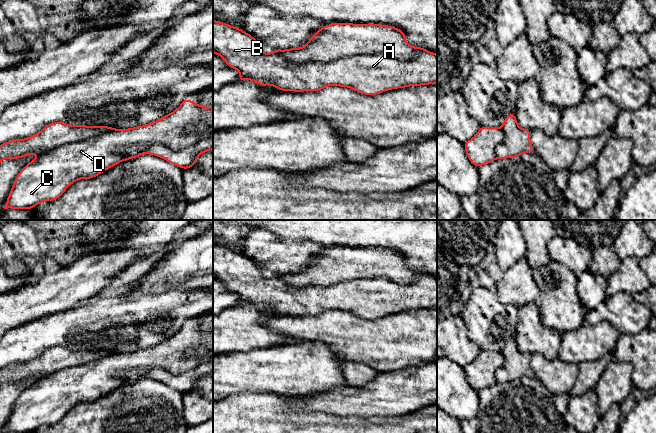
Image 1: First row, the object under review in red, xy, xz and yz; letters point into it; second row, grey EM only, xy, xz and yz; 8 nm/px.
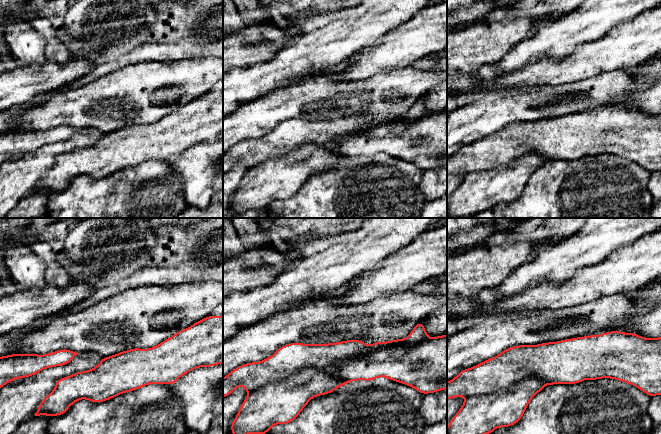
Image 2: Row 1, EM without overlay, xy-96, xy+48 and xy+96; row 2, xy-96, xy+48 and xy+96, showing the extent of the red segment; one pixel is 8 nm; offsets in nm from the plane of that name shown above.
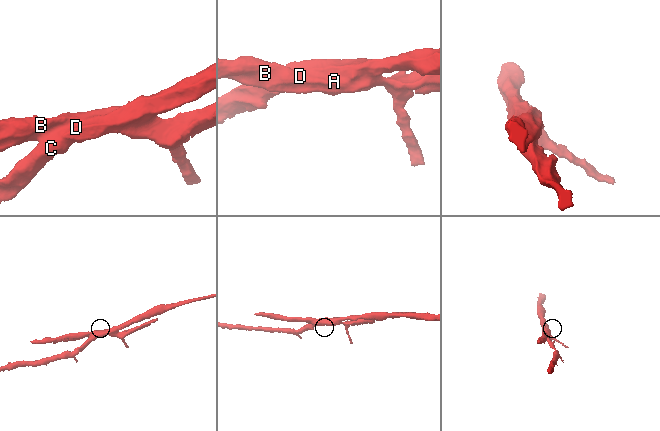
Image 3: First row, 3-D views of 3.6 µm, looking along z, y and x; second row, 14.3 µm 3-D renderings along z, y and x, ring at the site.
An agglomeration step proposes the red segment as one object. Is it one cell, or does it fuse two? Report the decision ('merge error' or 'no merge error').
merge error

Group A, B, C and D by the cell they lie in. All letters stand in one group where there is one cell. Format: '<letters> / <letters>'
A B / C D

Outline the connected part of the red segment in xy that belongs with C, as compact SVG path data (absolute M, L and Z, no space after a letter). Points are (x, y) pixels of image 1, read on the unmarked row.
M185 322L181 329L158 344L134 352L114 353L86 365L69 367L50 377L39 379L29 386L16 400L4 433L33 433L42 425L55 425L79 403L91 403L129 382L116 376L120 371L143 368L162 368L177 375L197 366L197 359L190 357L189 349L207 347L213 352L213 330L203 331Z

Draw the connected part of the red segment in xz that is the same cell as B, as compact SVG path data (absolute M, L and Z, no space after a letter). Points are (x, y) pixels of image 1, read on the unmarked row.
M213 244L213 277L239 295L238 305L252 304L260 310L272 309L280 315L320 315L329 310L348 311L365 319L405 312L437 308L437 278L424 275L406 284L387 278L342 281L329 286L293 287L281 278L281 273L263 277L258 265L241 252Z

